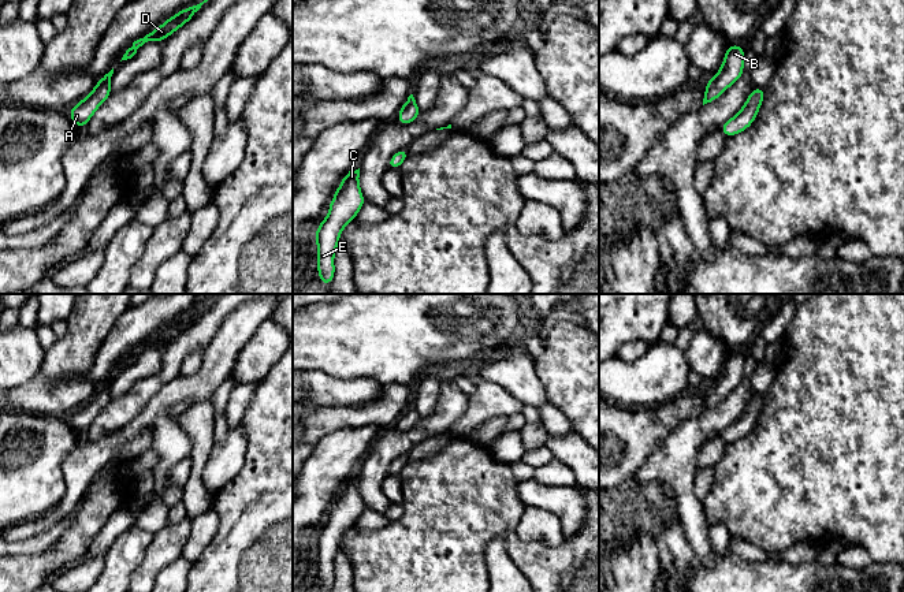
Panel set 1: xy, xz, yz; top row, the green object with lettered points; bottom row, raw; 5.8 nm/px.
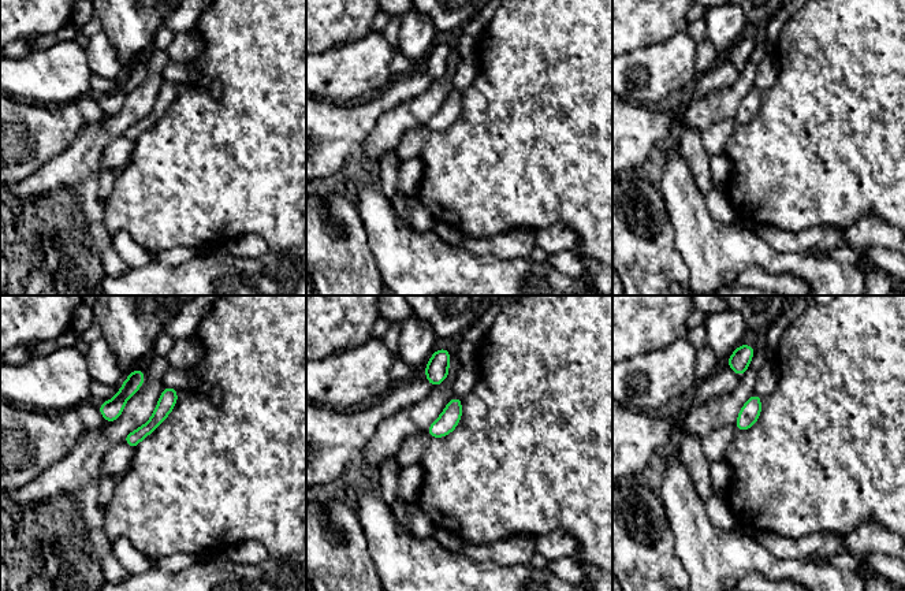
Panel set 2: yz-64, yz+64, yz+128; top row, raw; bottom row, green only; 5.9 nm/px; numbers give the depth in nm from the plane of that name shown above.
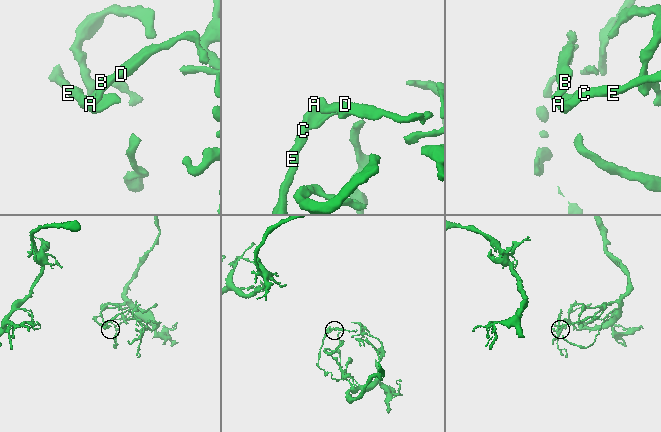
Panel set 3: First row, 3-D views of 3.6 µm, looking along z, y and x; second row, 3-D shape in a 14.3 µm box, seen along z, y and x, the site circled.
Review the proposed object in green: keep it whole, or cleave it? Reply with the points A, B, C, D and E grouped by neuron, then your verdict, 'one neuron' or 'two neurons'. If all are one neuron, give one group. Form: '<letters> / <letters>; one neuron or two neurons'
A B C D E; one neuron

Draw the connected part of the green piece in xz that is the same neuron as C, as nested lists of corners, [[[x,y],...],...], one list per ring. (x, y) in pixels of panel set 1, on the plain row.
[[[360,474],[356,477],[350,476],[345,481],[328,511],[330,518],[327,524],[315,539],[317,548],[317,578],[324,592],[330,592],[335,581],[334,562],[339,552],[339,541],[356,525],[365,510],[358,484]]]

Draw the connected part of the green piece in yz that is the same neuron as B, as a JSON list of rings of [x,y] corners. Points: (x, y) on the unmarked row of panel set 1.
[[[740,350],[726,354],[719,377],[706,390],[703,412],[715,407],[729,392],[740,386],[744,377],[744,358]]]

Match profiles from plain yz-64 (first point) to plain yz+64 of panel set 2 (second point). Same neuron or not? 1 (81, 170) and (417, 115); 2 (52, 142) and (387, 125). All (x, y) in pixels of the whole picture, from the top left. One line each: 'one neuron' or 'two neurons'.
1: one neuron
2: two neurons

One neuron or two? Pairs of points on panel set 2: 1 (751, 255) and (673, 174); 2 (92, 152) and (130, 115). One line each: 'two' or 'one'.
1: one
2: one

